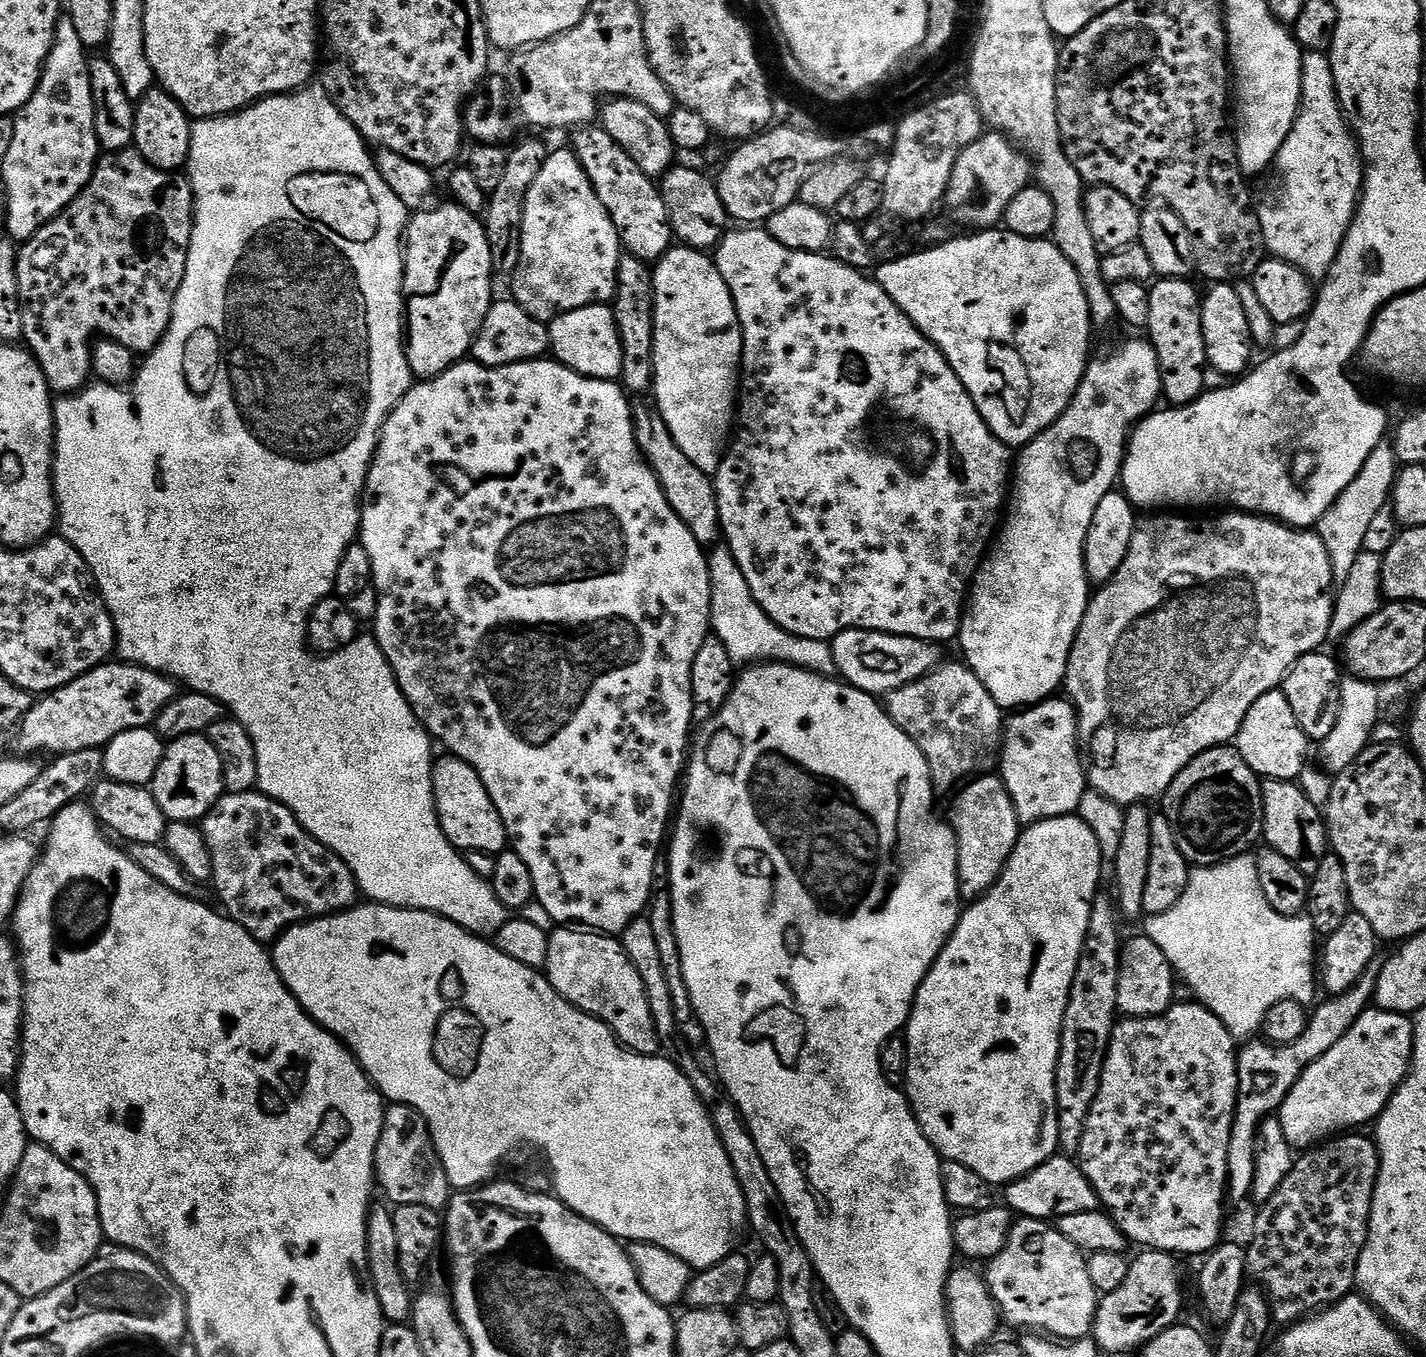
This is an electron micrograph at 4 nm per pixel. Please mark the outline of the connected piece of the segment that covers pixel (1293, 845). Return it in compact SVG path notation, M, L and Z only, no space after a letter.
M1264 780L1264 834L1263 843L1278 850L1285 858L1290 858L1311 878L1318 870L1320 860L1330 852L1328 826L1321 809L1316 807L1303 792L1299 783L1290 780Z

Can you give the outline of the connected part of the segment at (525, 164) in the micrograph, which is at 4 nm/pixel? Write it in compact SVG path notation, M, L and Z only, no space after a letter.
M524 140L521 144L513 143L506 158L506 171L497 188L490 193L488 207L482 213L486 238L490 242L490 258L492 259L492 271L497 277L511 277L515 273L520 255L522 254L522 218L526 210L526 194L530 194L530 186L534 186L534 181L538 179L538 174L542 171L542 166L546 166L550 148L540 140Z

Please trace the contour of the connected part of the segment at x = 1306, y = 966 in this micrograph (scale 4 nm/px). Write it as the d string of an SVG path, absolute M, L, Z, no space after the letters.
M1251 855L1235 856L1233 860L1227 860L1225 864L1197 867L1189 875L1186 894L1182 894L1182 898L1178 898L1178 903L1170 906L1170 910L1166 910L1166 914L1147 917L1143 924L1143 935L1150 937L1162 950L1162 954L1166 954L1173 972L1182 981L1183 987L1185 984L1196 995L1193 997L1203 1004L1204 1007L1209 1008L1223 1022L1226 1030L1233 1038L1241 1038L1240 1036L1248 1036L1244 1038L1255 1037L1252 1035L1257 1035L1260 1032L1260 1023L1262 1018L1266 1018L1266 1010L1270 1010L1270 1006L1274 1006L1277 1002L1293 1000L1305 1006L1312 1006L1312 1003L1316 1000L1316 990L1318 992L1318 968L1316 965L1318 960L1317 937L1312 934L1307 934L1308 936L1292 936L1296 932L1295 926L1292 925L1295 923L1289 917L1278 914L1274 910L1274 906L1270 906L1270 902L1266 902L1266 894L1262 894L1262 886L1258 882L1258 866Z

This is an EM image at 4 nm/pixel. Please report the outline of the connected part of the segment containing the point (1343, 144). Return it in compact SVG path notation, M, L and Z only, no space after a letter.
M1304 52L1300 79L1300 109L1274 165L1274 172L1280 175L1280 185L1277 186L1276 193L1258 208L1265 249L1275 259L1284 260L1302 270L1309 280L1323 281L1332 269L1332 263L1342 246L1345 234L1348 233L1348 227L1356 216L1356 206L1360 203L1364 183L1364 170L1360 145L1348 126L1340 100L1336 96L1331 63L1326 62L1323 52Z

